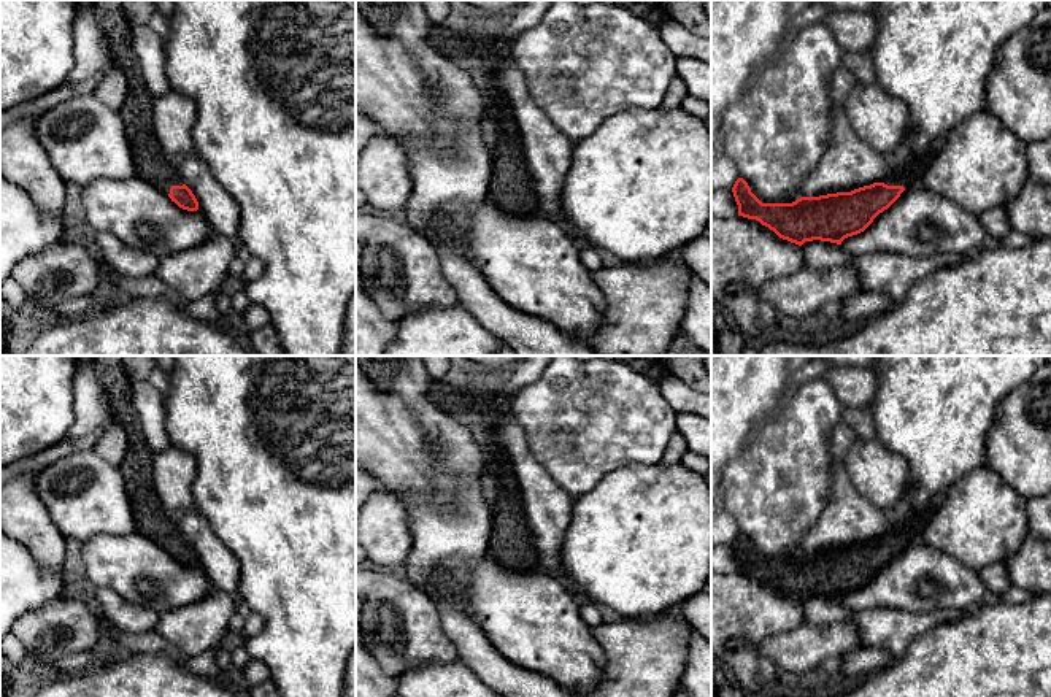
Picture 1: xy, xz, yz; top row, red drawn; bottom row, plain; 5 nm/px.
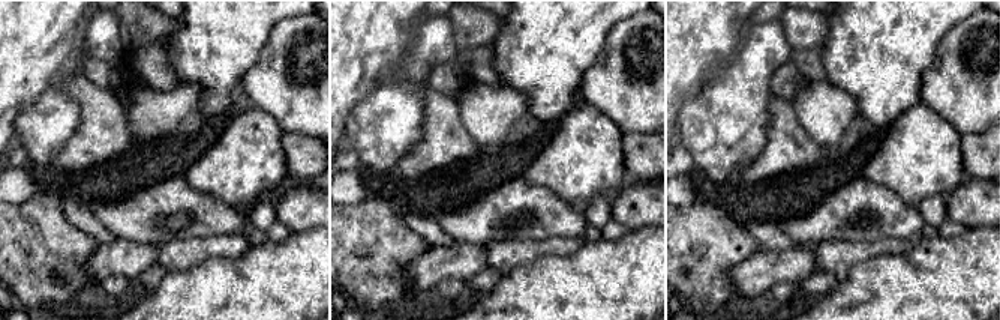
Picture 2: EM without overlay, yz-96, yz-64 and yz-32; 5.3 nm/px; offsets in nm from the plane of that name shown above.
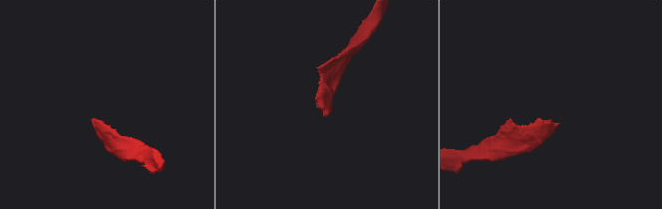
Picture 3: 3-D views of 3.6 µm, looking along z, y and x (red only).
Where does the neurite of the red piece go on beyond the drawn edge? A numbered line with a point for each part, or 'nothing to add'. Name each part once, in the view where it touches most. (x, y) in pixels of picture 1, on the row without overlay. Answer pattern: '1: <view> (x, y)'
1: yz (915, 524)

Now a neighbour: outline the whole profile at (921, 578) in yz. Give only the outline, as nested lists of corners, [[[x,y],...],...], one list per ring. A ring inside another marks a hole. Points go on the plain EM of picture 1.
[[[922,541],[905,543],[900,553],[860,589],[841,597],[849,613],[895,608],[918,613],[973,610],[986,586],[978,572]]]

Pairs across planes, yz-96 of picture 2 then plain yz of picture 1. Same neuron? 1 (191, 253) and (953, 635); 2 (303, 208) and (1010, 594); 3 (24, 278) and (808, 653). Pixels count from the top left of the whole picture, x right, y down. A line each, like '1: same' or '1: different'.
1: different
2: different
3: different

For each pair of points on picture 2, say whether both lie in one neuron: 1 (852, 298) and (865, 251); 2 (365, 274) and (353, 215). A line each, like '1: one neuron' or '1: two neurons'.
1: two neurons
2: one neuron

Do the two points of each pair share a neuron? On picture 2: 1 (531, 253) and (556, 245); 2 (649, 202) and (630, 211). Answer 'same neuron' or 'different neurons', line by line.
1: same neuron
2: same neuron

